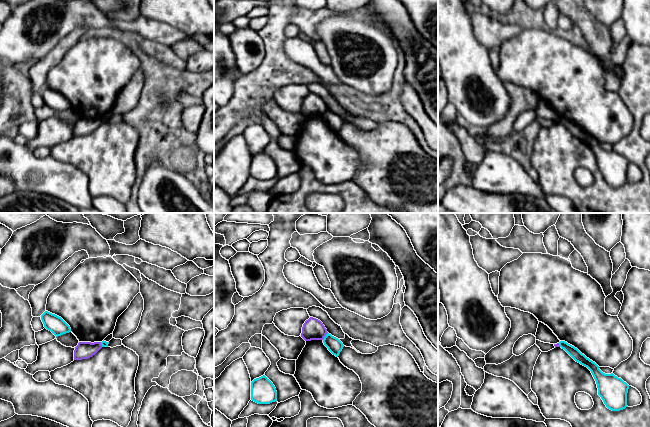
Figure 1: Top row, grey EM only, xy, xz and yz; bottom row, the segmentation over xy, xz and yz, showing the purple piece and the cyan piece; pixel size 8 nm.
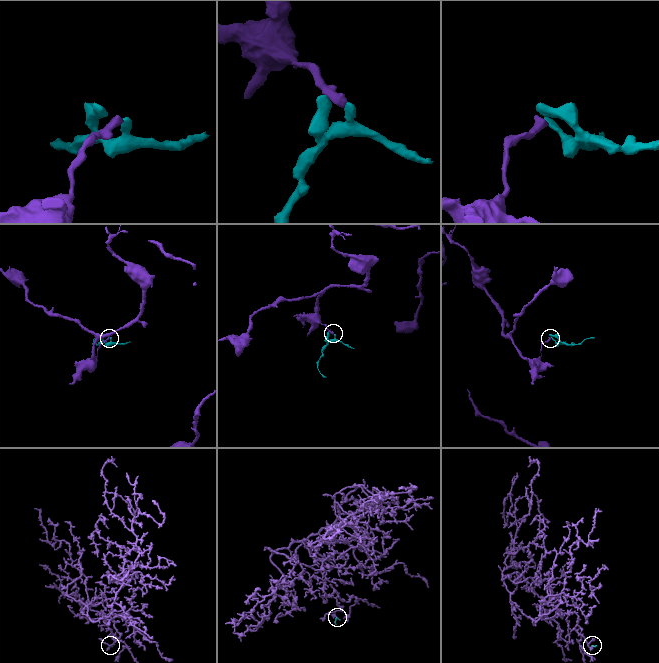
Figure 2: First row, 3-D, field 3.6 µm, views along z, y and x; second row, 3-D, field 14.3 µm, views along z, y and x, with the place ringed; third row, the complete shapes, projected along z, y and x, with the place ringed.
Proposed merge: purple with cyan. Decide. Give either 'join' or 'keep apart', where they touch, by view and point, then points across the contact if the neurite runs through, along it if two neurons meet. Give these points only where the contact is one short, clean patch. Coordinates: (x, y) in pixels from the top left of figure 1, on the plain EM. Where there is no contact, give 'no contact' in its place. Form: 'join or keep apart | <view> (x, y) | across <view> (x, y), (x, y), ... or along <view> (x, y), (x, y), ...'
keep apart | xz (325, 111) | along xz (327, 108), (322, 115)

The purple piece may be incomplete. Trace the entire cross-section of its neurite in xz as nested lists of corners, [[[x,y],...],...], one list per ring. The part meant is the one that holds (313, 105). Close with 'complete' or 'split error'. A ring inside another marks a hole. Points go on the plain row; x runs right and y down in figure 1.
[[[310,93],[303,100],[301,113],[305,117],[323,116],[327,109],[327,105],[320,96]]]; complete

